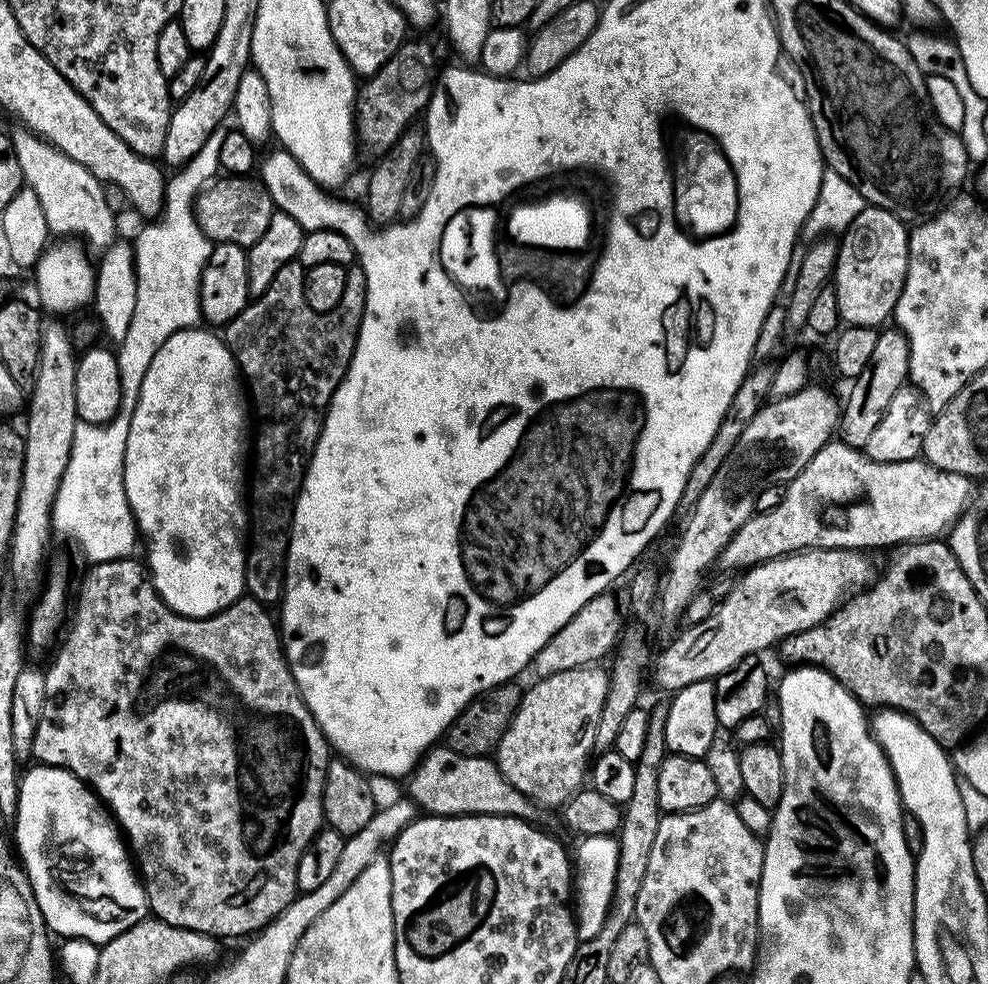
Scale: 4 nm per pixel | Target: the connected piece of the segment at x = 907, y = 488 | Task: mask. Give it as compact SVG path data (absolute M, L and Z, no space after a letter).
M830 442L822 451L814 454L810 463L793 480L787 481L782 502L773 512L756 512L737 530L720 554L718 564L719 567L747 570L752 565L775 559L778 556L776 524L788 528L788 536L792 539L785 542L785 553L811 548L869 550L884 548L887 544L903 546L909 542L930 540L947 533L967 509L972 498L968 494L969 484L972 484L971 477L935 468L923 458L883 464L874 462L859 448L852 448L843 442Z

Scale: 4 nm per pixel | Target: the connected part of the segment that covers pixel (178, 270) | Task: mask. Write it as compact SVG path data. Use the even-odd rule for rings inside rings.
M225 125L216 127L198 154L188 160L177 171L178 174L169 177L165 185L165 206L160 216L162 224L145 223L148 225L132 238L137 282L136 304L126 338L120 343L116 357L119 378L124 376L124 368L128 368L128 372L136 376L136 388L139 391L154 354L166 342L166 338L183 327L195 325L201 317L201 272L213 247L196 221L194 201L219 173L221 142L227 131Z

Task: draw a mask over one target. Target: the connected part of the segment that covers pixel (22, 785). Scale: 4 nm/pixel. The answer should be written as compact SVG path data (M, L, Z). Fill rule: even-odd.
M43 762L35 766L37 768L19 777L19 796L14 815L14 848L24 874L28 877L31 899L39 915L40 912L44 915L49 930L57 932L60 938L86 939L103 946L118 934L130 930L130 926L146 919L150 912L148 896L144 892L143 883L138 879L125 837L100 797L66 768L57 768Z

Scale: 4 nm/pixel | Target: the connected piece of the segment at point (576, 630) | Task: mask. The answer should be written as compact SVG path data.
M612 594L598 595L586 602L586 606L582 606L582 610L578 610L578 614L574 614L574 618L570 618L570 622L566 622L566 626L558 630L558 634L549 638L546 646L538 649L530 665L531 671L536 671L535 675L541 678L558 674L559 671L595 665L616 648L621 635L619 602Z

